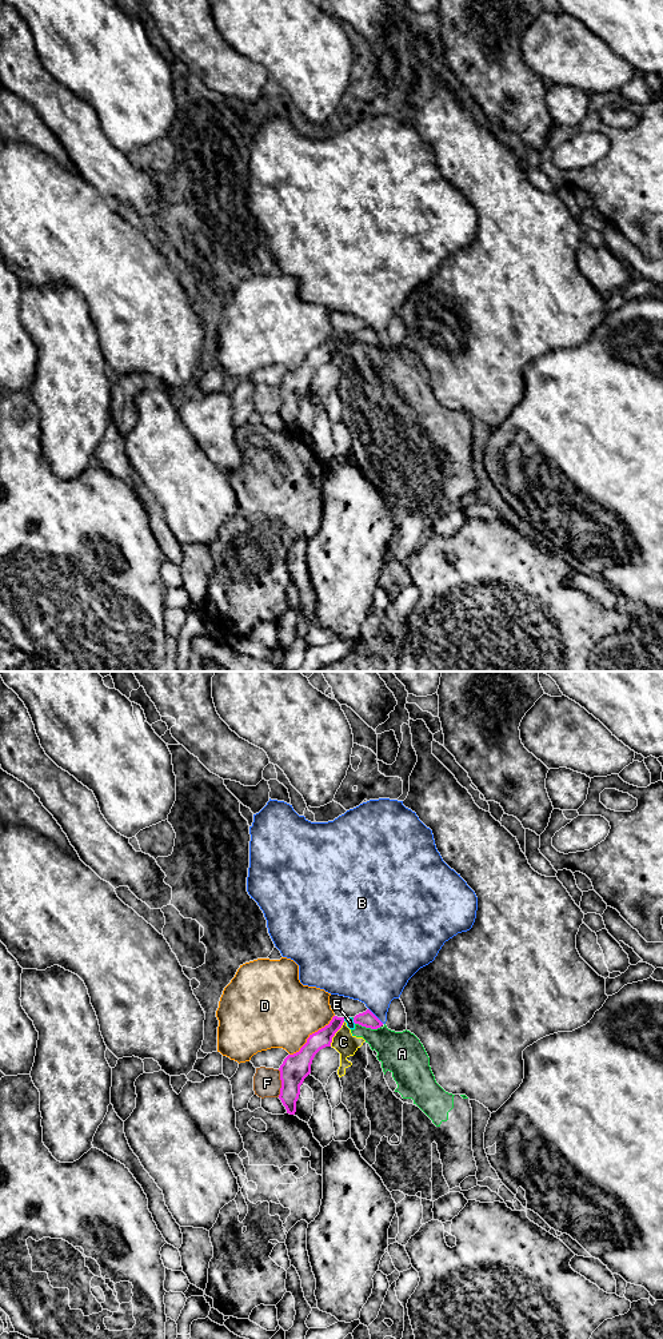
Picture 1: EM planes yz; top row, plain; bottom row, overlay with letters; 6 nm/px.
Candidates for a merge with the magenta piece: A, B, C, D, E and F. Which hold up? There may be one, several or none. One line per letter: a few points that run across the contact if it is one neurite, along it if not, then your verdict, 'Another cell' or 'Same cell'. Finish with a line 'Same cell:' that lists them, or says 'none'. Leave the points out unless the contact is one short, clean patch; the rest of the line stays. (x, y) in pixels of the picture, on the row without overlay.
A: Line: yz (355, 339), (371, 345), (380, 343). Another cell
B: Another cell
C: Line: yz (344, 338), (330, 362). Another cell
D: Another cell
E: Another cell
F: Another cell
Same cell: none

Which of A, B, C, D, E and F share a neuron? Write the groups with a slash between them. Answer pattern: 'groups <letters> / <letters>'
groups A C E / B / D / F

